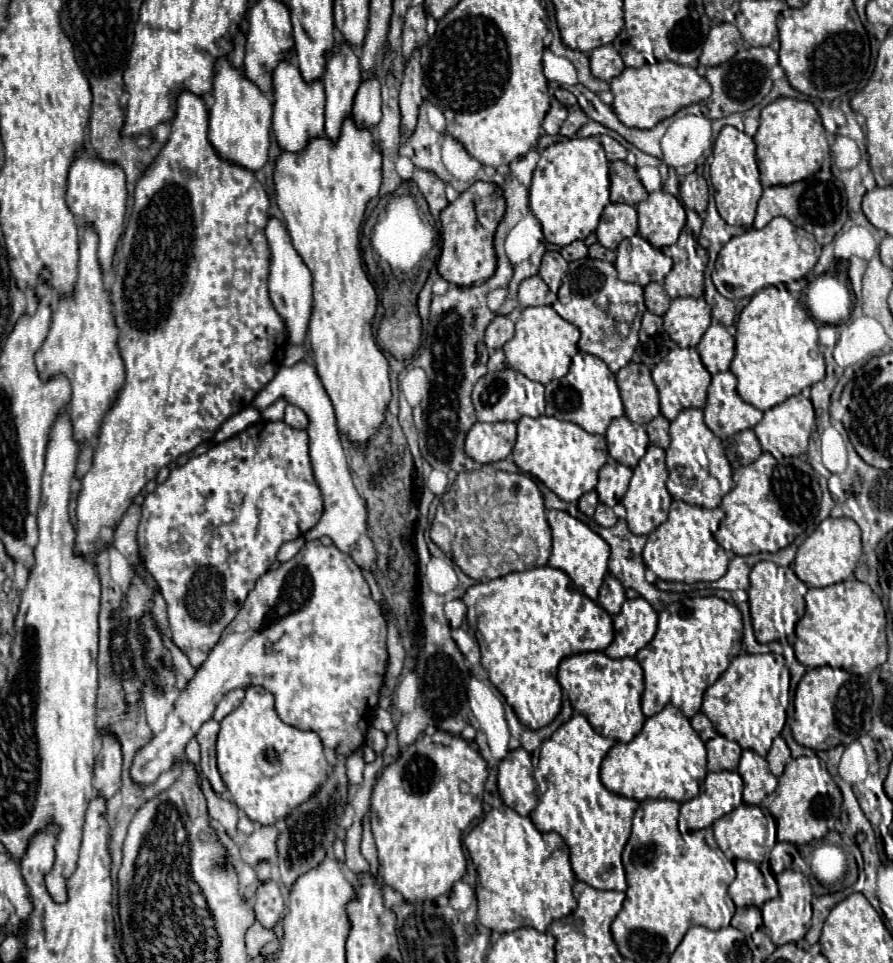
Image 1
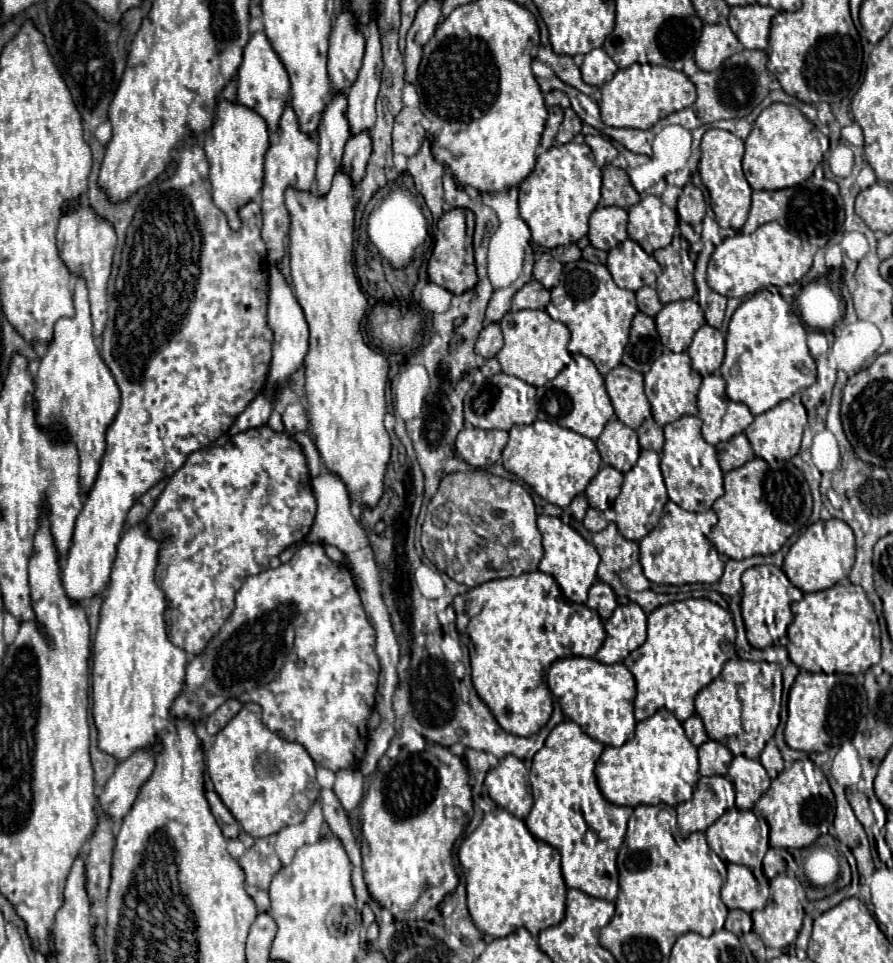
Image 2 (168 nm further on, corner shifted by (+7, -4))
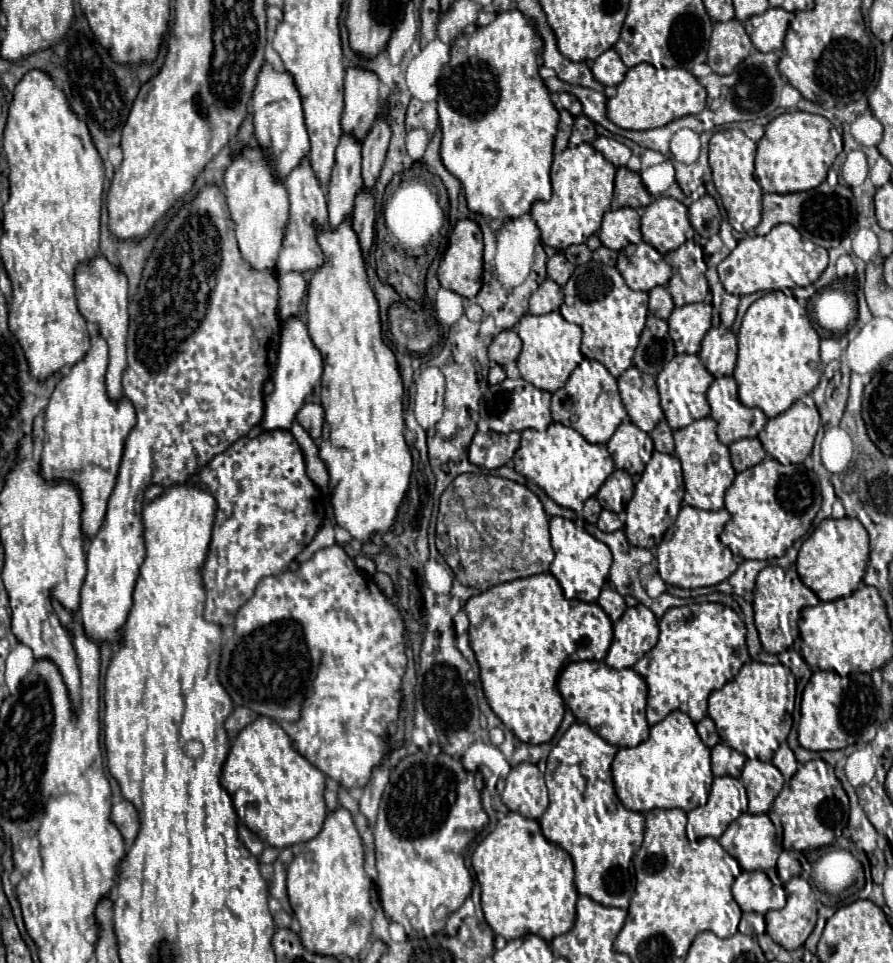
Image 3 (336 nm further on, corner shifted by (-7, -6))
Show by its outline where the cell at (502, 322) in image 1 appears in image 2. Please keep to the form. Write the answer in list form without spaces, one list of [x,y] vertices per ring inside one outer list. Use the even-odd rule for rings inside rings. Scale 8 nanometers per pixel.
[[[488,324],[478,340],[476,340],[476,354],[484,356],[484,358],[494,358],[498,354],[498,350],[502,348],[504,340],[502,340],[502,330],[498,324]]]

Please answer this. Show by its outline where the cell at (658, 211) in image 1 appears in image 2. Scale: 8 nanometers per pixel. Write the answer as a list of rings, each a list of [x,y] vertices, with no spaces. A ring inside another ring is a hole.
[[[644,196],[628,210],[628,234],[648,254],[668,246],[676,226],[678,214],[658,196]]]

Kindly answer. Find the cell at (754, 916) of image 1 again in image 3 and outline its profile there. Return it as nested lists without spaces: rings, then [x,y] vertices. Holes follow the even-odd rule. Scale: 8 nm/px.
[[[743,913],[738,930],[750,936],[761,935],[766,930],[765,918],[758,913]]]

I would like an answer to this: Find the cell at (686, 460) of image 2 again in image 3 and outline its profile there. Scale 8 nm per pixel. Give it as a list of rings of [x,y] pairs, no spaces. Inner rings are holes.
[[[708,416],[708,418],[700,418],[692,422],[686,428],[676,430],[674,444],[676,444],[674,454],[680,458],[680,464],[684,470],[684,486],[686,486],[684,502],[700,510],[722,510],[724,494],[734,482],[736,472],[730,464],[728,446],[722,444],[716,436],[716,422]]]

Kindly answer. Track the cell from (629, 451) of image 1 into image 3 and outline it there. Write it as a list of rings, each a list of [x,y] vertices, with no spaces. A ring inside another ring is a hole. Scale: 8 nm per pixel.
[[[624,420],[608,440],[608,450],[616,468],[638,476],[638,472],[642,472],[650,460],[654,446],[650,444],[650,436],[646,432],[642,432],[630,420]]]

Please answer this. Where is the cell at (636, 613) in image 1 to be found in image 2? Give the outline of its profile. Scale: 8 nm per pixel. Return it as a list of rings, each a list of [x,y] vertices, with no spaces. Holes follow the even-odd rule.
[[[638,604],[618,606],[606,620],[606,640],[596,654],[602,664],[622,662],[646,640],[646,614]]]

